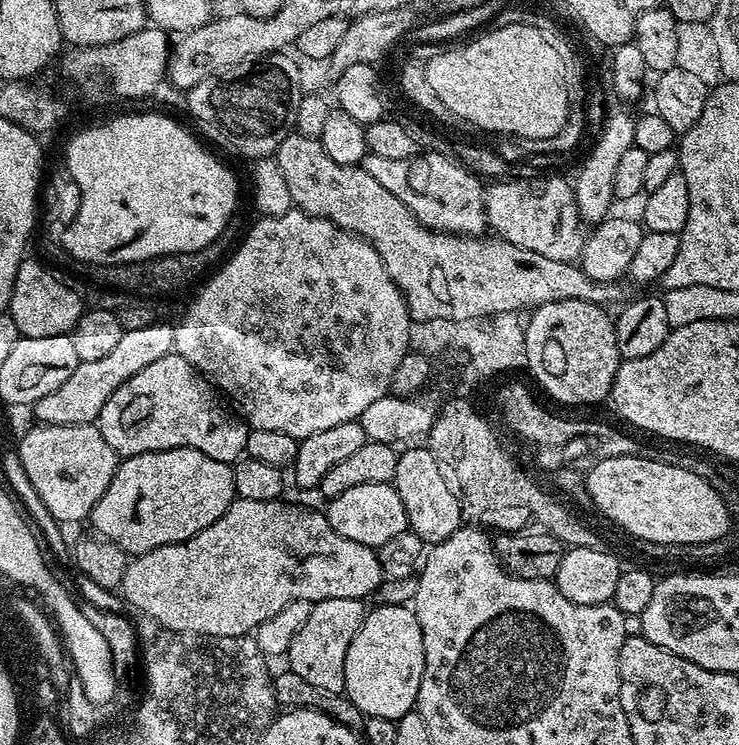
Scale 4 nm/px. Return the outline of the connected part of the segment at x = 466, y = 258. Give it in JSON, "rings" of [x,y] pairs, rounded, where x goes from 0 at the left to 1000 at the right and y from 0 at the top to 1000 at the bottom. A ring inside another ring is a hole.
{"rings":[[[405,180],[390,181],[371,205],[371,213],[392,254],[392,266],[405,283],[445,295],[470,311],[480,311],[491,317],[512,336],[528,373],[547,396],[559,431],[579,428],[609,428],[621,432],[650,432],[654,424],[667,427],[682,420],[702,420],[704,413],[719,416],[732,413],[744,405],[762,403],[786,403],[809,411],[829,427],[839,423],[851,405],[853,393],[840,377],[804,379],[798,368],[785,361],[779,352],[755,352],[750,346],[733,346],[733,341],[723,341],[723,336],[706,336],[706,330],[696,330],[675,319],[655,322],[654,315],[618,317],[609,311],[587,311],[571,303],[566,293],[549,275],[539,271],[522,250],[517,250],[507,239],[501,239],[490,223],[459,220],[436,201],[432,188],[414,185]]]}

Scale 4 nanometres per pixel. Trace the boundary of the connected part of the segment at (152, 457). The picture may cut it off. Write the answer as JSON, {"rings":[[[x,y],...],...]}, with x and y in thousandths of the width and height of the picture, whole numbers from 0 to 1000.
{"rings":[[[261,601],[199,607],[164,616],[158,621],[149,652],[143,652],[143,663],[138,663],[138,668],[133,668],[127,679],[122,703],[130,707],[126,710],[141,723],[154,728],[166,741],[179,746],[191,746],[214,733],[240,730],[252,722],[263,722],[263,717],[295,701],[295,695],[300,695],[315,671],[321,670],[314,630],[315,624],[295,620],[273,609],[273,604]]]}

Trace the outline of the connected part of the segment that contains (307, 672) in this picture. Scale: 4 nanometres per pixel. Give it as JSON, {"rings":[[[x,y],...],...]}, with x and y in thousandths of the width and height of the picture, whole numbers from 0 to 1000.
{"rings":[[[441,803],[424,809],[419,830],[409,839],[409,846],[398,851],[387,882],[388,895],[403,905],[413,915],[447,926],[447,932],[465,929],[465,901],[468,899],[468,872],[479,862],[479,851],[490,840],[495,826],[493,805],[479,803]]]}

